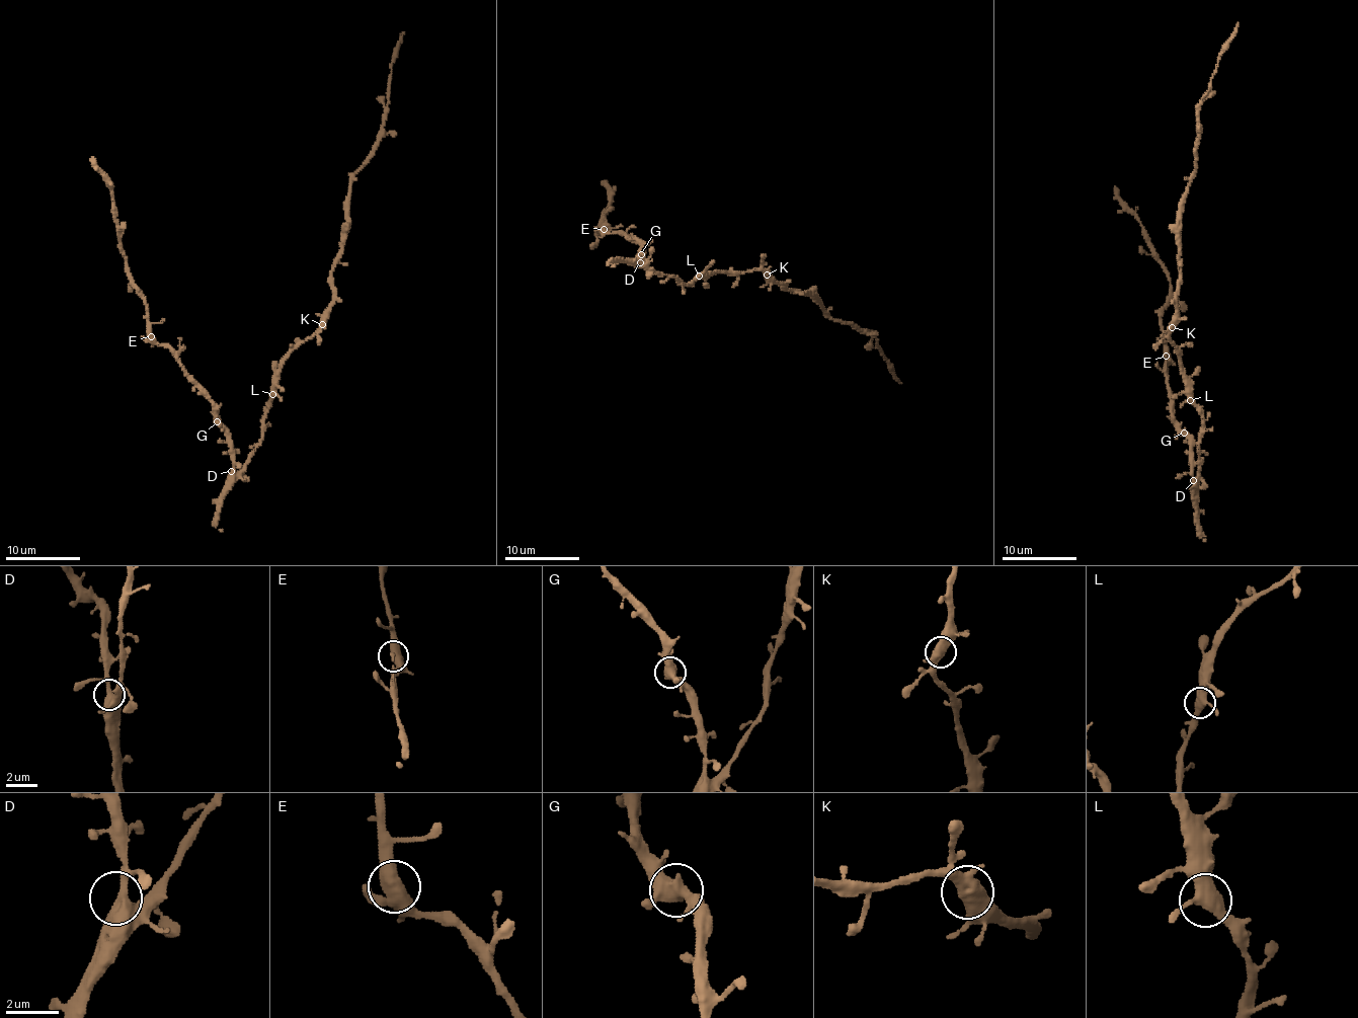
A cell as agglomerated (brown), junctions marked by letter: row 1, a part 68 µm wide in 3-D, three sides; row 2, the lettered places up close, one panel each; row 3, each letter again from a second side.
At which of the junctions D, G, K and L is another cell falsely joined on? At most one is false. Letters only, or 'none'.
none

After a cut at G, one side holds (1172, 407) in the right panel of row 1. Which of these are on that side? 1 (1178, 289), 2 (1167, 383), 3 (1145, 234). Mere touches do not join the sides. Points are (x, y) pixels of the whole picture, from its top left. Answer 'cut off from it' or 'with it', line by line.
1: cut off from it
2: with it
3: with it

